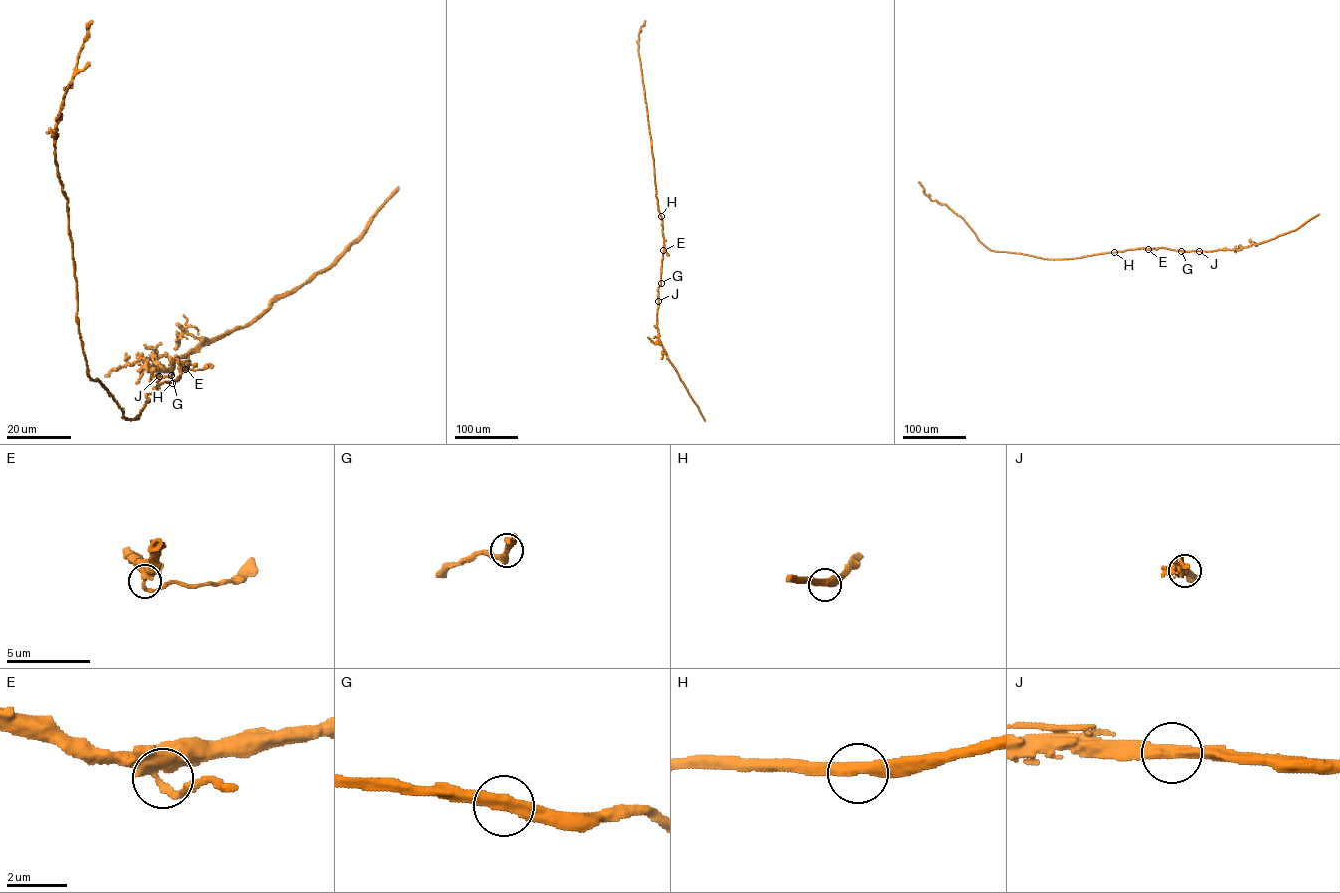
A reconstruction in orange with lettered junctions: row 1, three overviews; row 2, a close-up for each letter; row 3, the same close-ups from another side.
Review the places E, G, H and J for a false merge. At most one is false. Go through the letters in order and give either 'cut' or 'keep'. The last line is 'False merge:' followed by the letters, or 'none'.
E: keep
G: keep
H: keep
J: keep
False merge: none

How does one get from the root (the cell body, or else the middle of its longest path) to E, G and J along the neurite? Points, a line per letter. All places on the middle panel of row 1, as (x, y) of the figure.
E: (661, 216), (663, 250)
G: (661, 216), (664, 248), (660, 283)
J: (661, 216), (664, 248), (658, 301)

